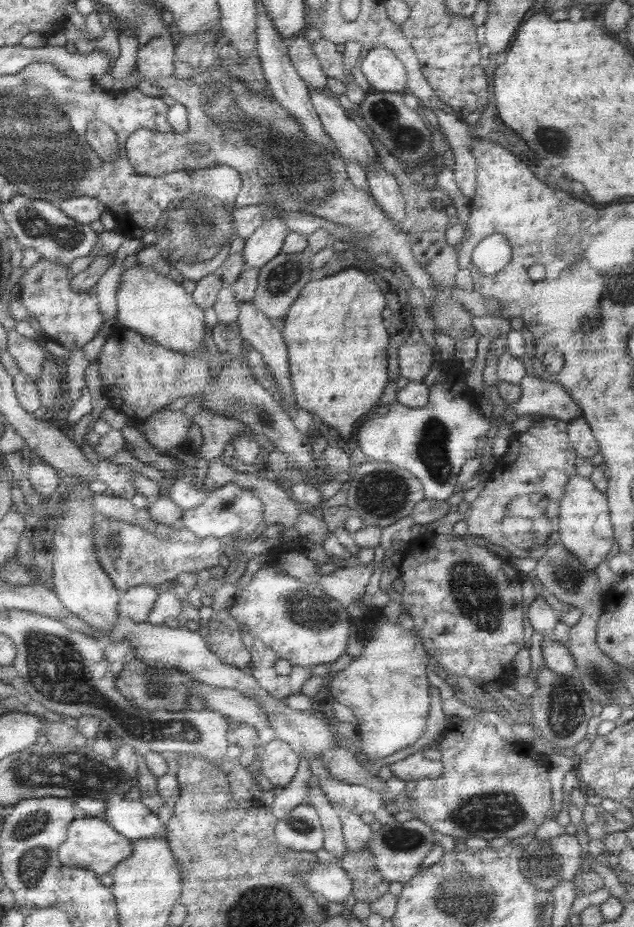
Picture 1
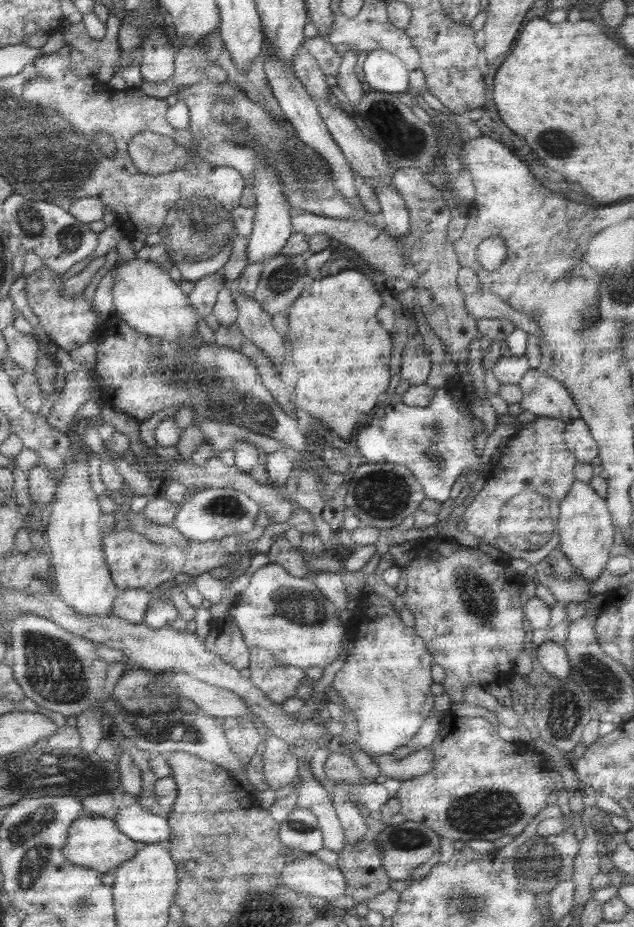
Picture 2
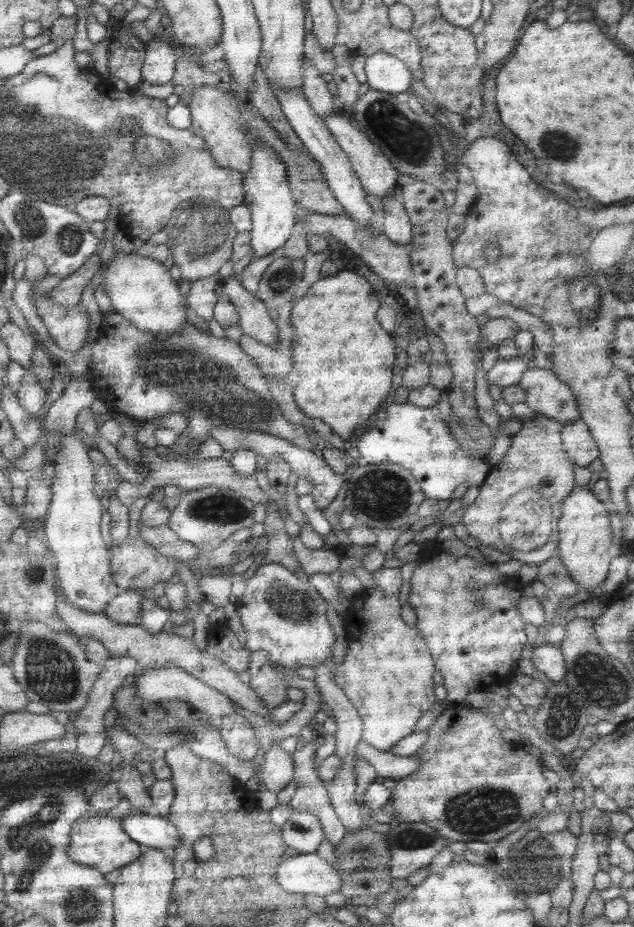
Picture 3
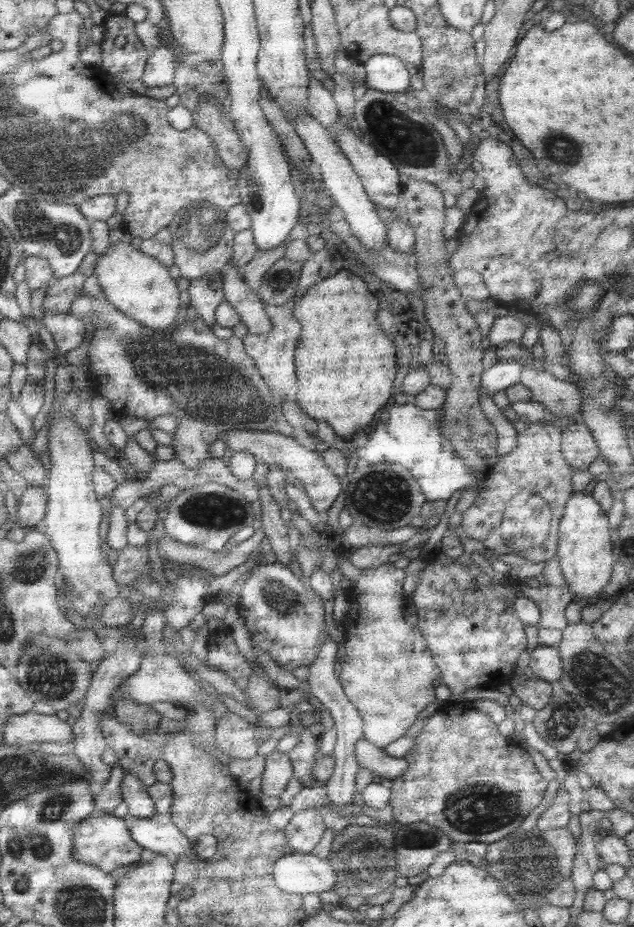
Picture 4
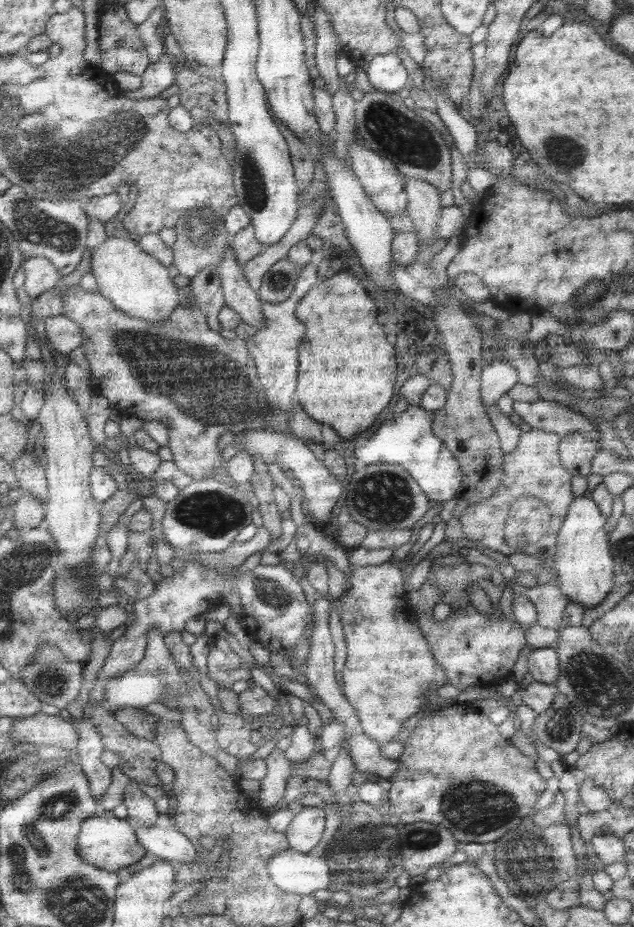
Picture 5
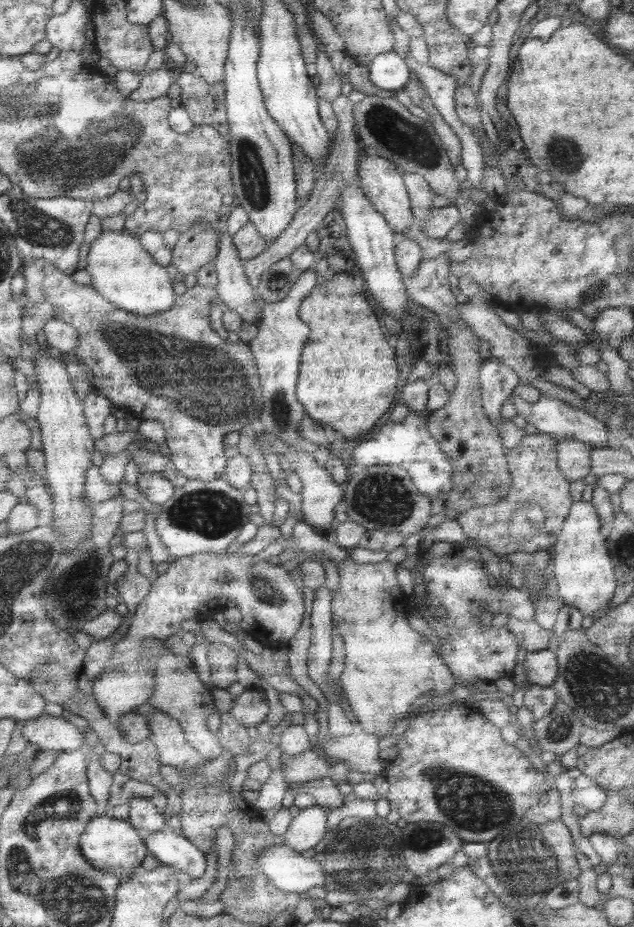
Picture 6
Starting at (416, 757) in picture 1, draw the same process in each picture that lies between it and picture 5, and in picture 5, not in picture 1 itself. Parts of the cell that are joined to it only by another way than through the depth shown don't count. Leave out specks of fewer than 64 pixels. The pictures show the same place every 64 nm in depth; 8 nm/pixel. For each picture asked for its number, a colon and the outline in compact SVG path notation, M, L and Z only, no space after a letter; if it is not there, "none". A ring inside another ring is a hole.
2: M421 748L401 760L393 760L391 754L383 754L383 756L373 758L373 762L379 766L381 776L393 778L397 782L405 782L405 780L423 776L423 774L431 772L435 766L435 758L429 752L429 748Z
3: M359 742L357 744L357 756L365 758L365 762L369 762L377 774L377 778L383 780L393 780L399 782L405 776L411 776L415 770L419 770L421 760L417 756L395 756L391 752L379 752L369 748L367 744Z
4: M357 740L355 742L355 760L359 768L367 768L373 776L379 776L381 780L395 780L407 770L405 758L391 758L385 754L385 750L365 742Z
5: M363 732L351 736L347 742L345 742L345 750L355 766L355 770L359 774L373 774L375 778L383 778L383 780L389 780L397 768L399 768L399 760L387 760L381 756L381 748L363 736Z

